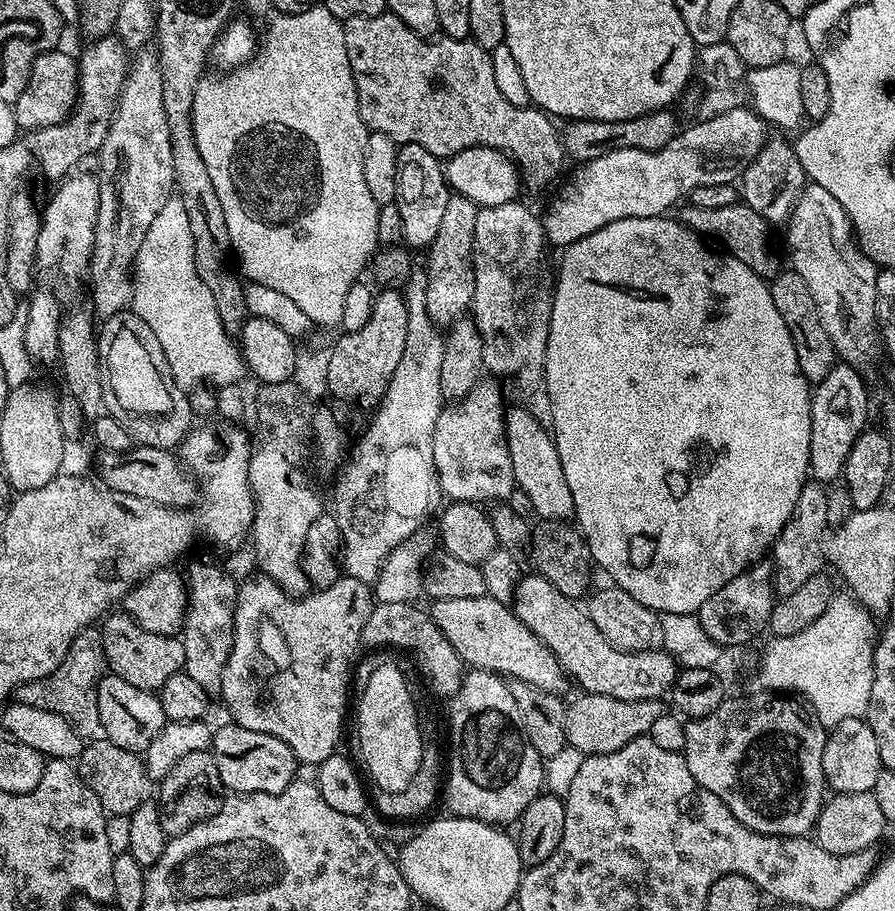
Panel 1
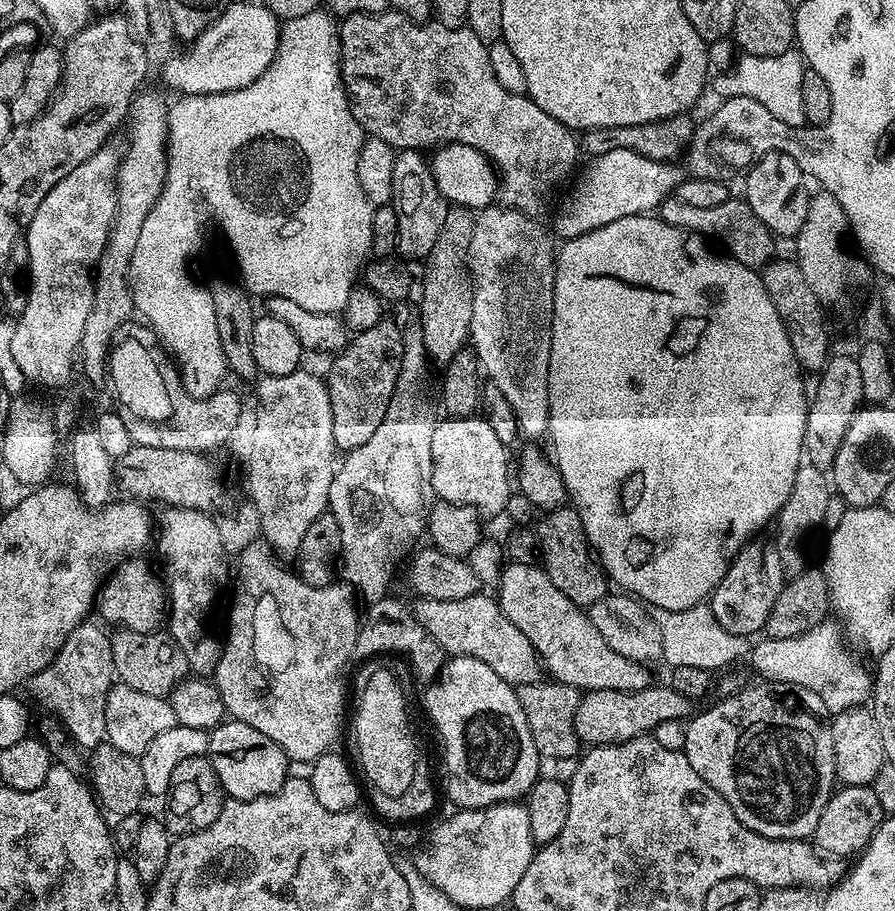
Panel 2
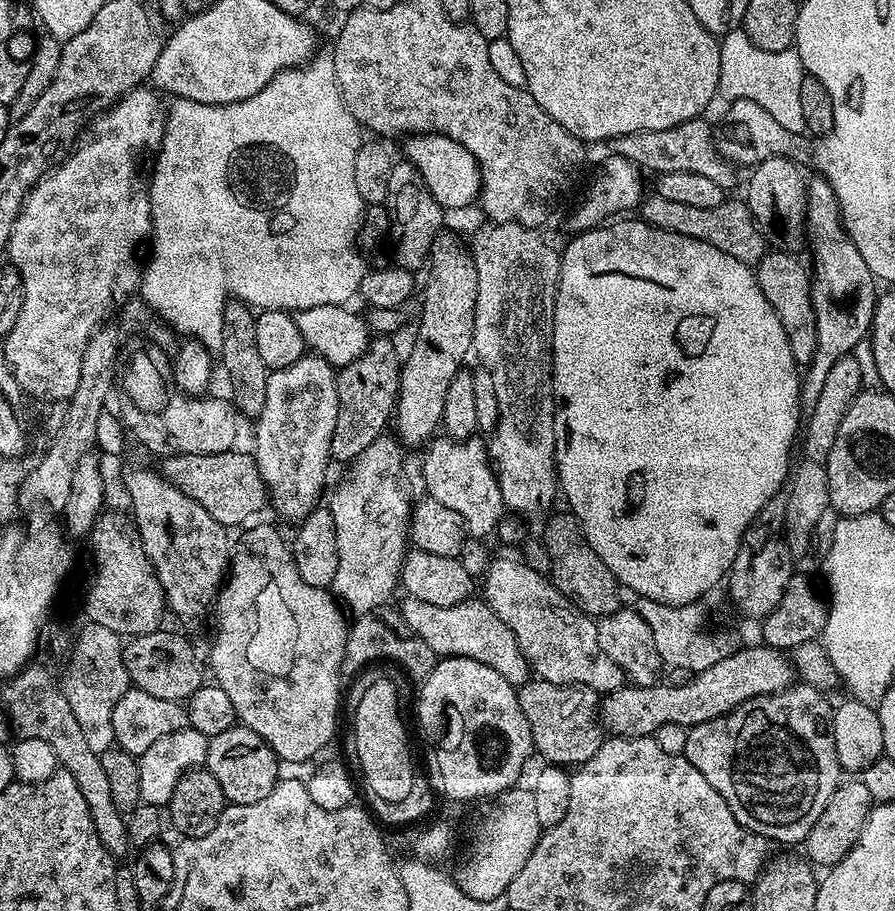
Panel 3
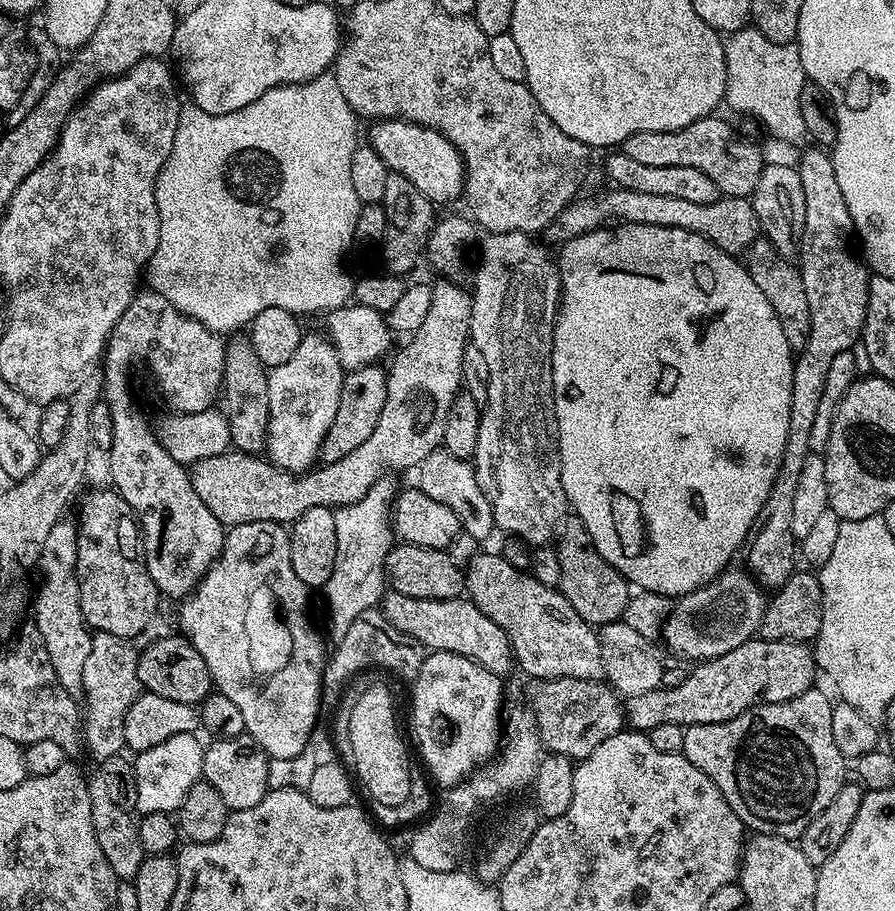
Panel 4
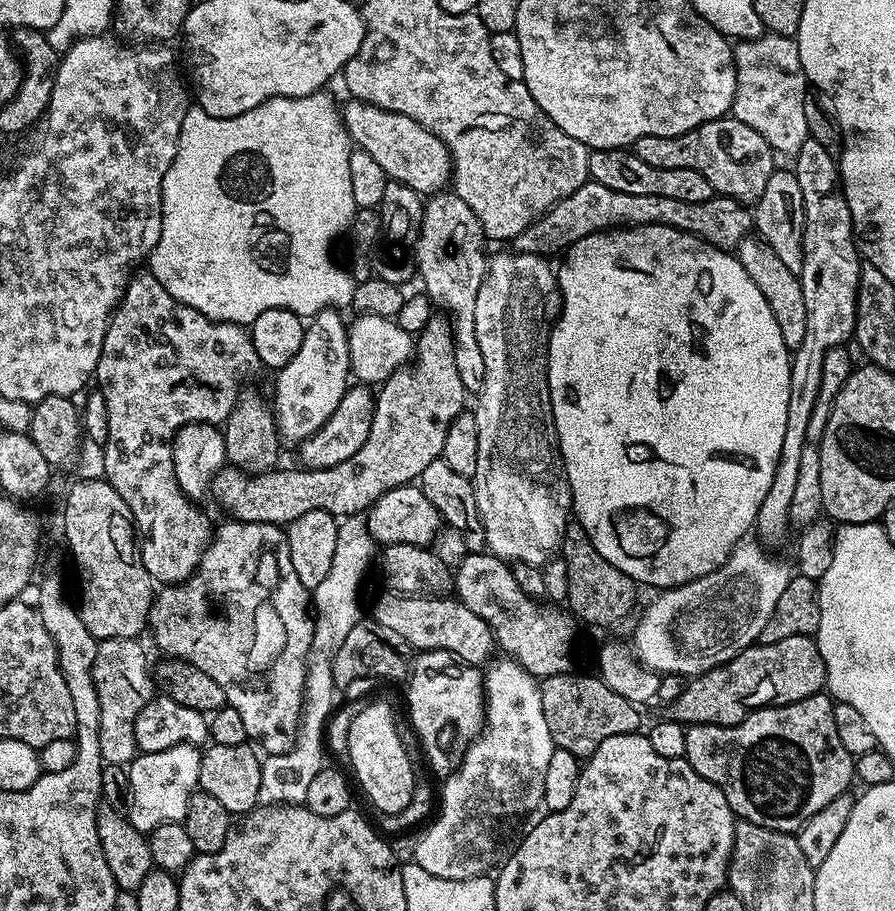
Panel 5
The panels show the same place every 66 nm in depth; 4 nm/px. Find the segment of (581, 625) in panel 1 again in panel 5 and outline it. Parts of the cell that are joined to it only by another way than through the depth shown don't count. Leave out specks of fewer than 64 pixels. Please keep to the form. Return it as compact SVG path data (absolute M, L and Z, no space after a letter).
M469 552L468 557L454 569L454 596L466 606L466 610L474 610L486 626L490 626L495 643L505 648L511 659L518 661L529 674L537 678L557 676L560 672L572 672L572 647L576 644L577 621L563 607L553 606L539 599L532 599L522 592L514 580L511 567L505 561L493 556L491 552Z

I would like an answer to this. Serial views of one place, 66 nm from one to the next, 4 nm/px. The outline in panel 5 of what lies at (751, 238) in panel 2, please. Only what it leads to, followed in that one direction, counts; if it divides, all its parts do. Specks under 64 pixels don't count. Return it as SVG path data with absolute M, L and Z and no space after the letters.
M589 179L588 183L578 186L574 194L562 198L539 220L535 220L522 234L518 234L514 241L515 251L552 258L552 255L563 253L571 244L586 238L595 232L603 232L610 228L623 228L638 224L657 224L658 226L674 226L674 230L689 232L704 241L713 244L715 248L735 250L744 236L749 235L754 228L754 216L745 205L738 200L731 200L729 196L713 195L706 202L677 202L674 198L658 198L658 194L622 194L622 190L610 190L610 186L602 186Z

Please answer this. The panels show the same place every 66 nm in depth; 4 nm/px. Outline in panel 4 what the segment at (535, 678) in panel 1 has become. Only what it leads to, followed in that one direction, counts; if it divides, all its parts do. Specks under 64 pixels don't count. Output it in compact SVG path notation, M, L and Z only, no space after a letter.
M388 590L384 593L382 611L384 617L390 622L390 626L402 630L402 634L414 638L417 642L424 645L425 649L434 652L462 654L466 658L470 658L474 662L486 666L486 670L490 670L495 676L501 678L507 677L507 672L511 668L514 668L512 647L502 630L502 626L498 626L498 622L490 622L490 618L486 618L486 614L482 614L482 610L478 610L478 606L474 606L471 600L467 598L457 598L454 600L410 598L406 594L398 594L397 592Z

